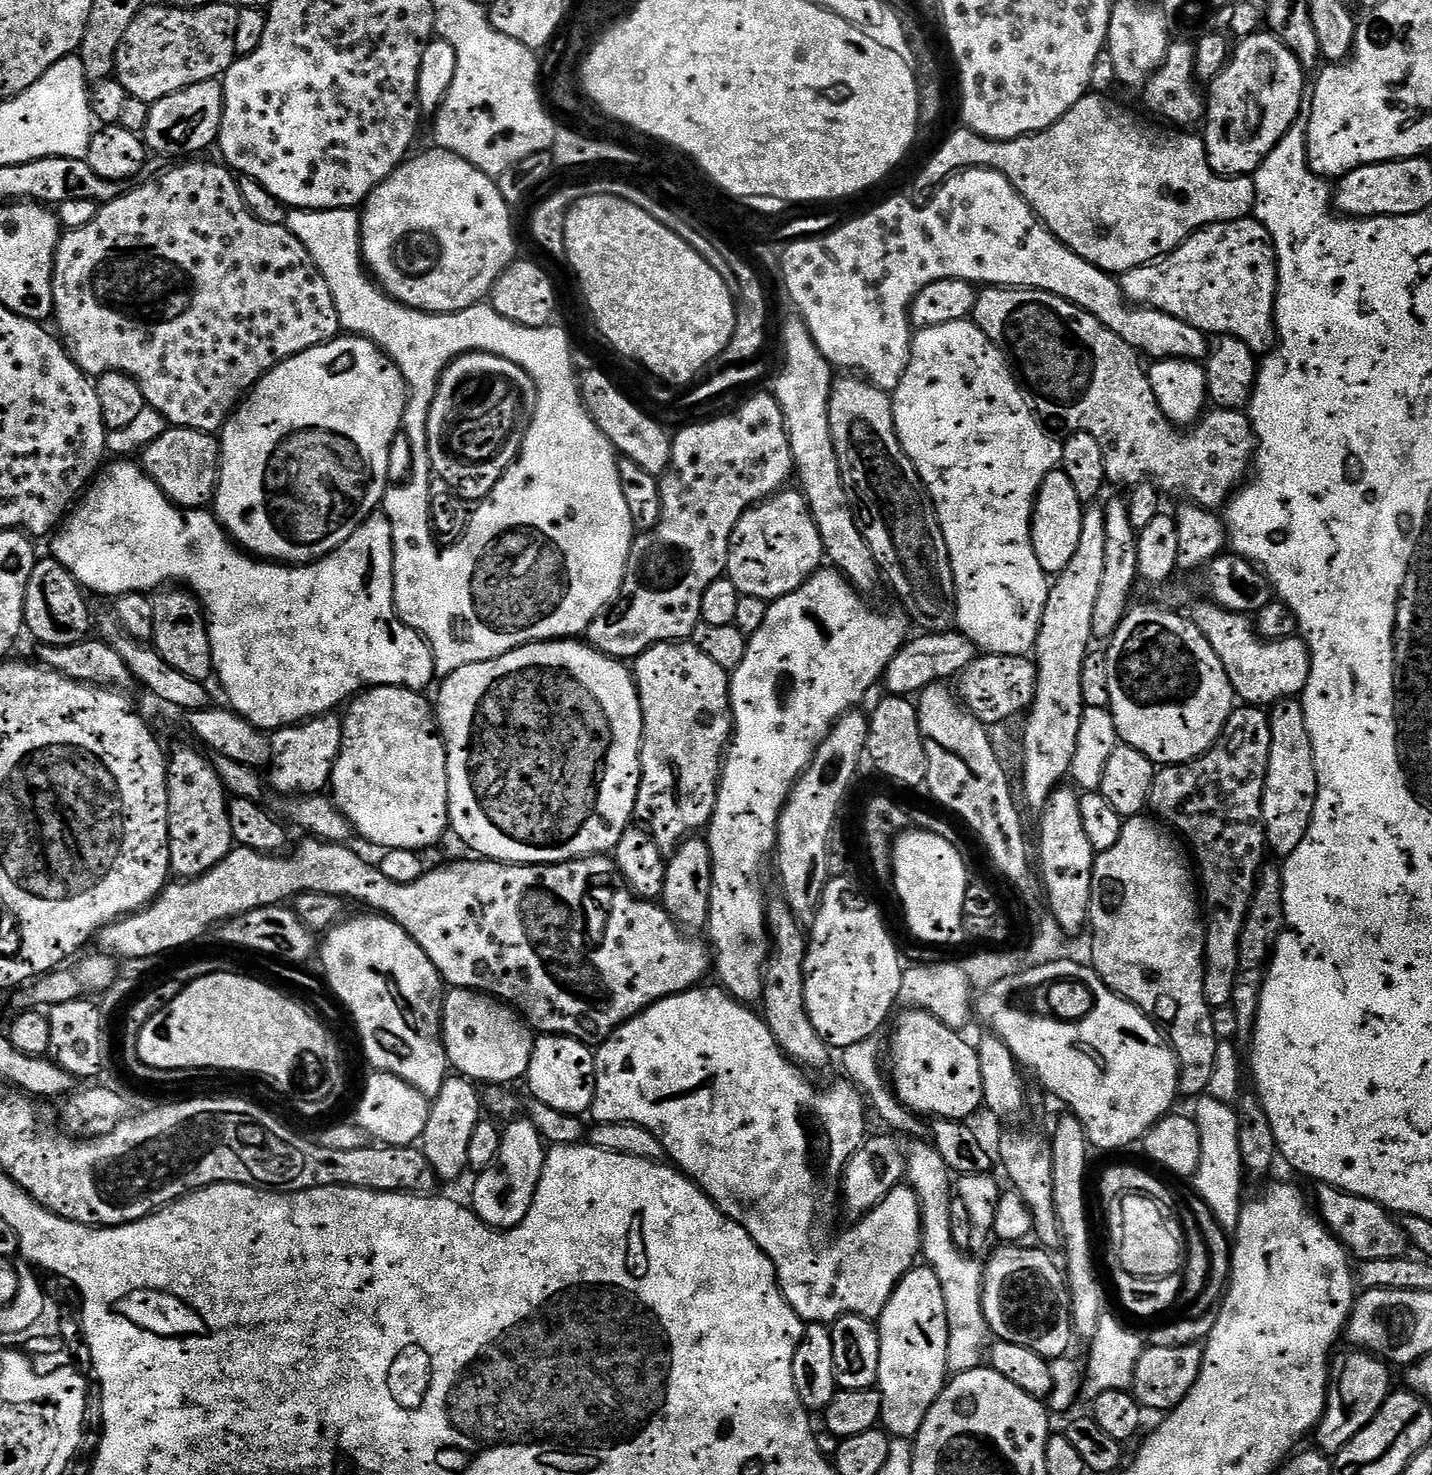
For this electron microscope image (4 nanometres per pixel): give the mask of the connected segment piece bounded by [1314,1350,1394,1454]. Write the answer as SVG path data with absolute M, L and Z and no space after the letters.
M1352 1350L1344 1360L1340 1373L1334 1376L1334 1391L1328 1397L1328 1404L1324 1407L1324 1417L1320 1419L1315 1429L1314 1437L1319 1451L1325 1454L1341 1452L1351 1440L1357 1436L1382 1410L1393 1391L1393 1369L1379 1356L1371 1352Z

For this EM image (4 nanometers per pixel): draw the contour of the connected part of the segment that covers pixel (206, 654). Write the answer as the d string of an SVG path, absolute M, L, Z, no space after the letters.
M172 586L160 590L151 597L154 606L154 634L150 641L153 648L174 670L180 671L187 678L208 682L213 679L212 647L208 622L204 614L204 606L191 591L180 586Z

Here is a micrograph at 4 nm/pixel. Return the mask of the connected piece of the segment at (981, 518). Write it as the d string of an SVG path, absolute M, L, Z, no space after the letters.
M971 319L959 320L958 322L946 322L946 326L930 326L929 328L921 328L912 337L912 357L910 358L910 366L906 366L906 374L902 374L902 378L898 382L895 392L891 393L892 397L892 413L894 414L894 426L896 433L900 439L900 445L904 447L904 453L910 458L910 462L915 466L916 472L920 475L920 481L924 484L924 489L928 491L928 499L934 502L936 509L936 517L940 523L942 534L946 538L946 550L950 554L950 562L954 570L954 582L956 583L956 623L955 627L963 632L966 638L970 638L970 642L976 645L981 653L991 654L993 656L1028 656L1036 647L1036 639L1038 638L1038 629L1042 622L1042 610L1046 610L1046 600L1048 598L1048 590L1050 587L1049 573L1042 570L1042 566L1038 566L1038 554L1034 554L1034 546L1032 545L1032 511L1036 509L1036 495L1042 486L1042 482L1048 474L1057 471L1058 462L1062 458L1063 443L1058 439L1055 440L1053 433L1038 419L1033 407L1028 402L1025 389L1021 388L1012 370L1009 357L1006 355L1003 347L999 344L992 343L990 338L986 338L986 334Z

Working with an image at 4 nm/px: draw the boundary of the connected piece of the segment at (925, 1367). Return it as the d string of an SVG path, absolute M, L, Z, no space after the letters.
M913 1266L896 1284L890 1302L878 1317L880 1357L876 1383L882 1398L880 1424L889 1437L915 1438L930 1406L950 1379L946 1298L938 1274L927 1266Z

